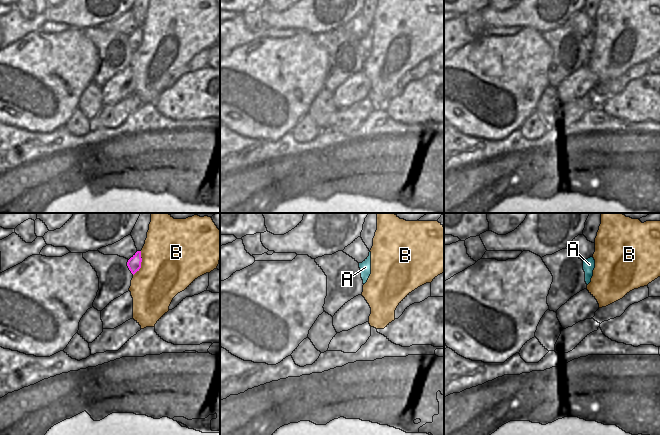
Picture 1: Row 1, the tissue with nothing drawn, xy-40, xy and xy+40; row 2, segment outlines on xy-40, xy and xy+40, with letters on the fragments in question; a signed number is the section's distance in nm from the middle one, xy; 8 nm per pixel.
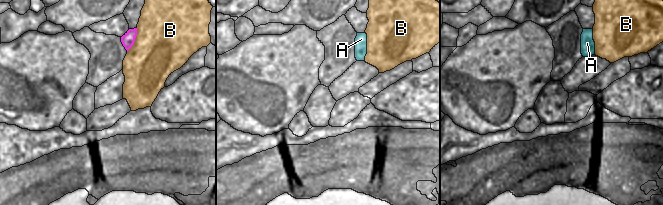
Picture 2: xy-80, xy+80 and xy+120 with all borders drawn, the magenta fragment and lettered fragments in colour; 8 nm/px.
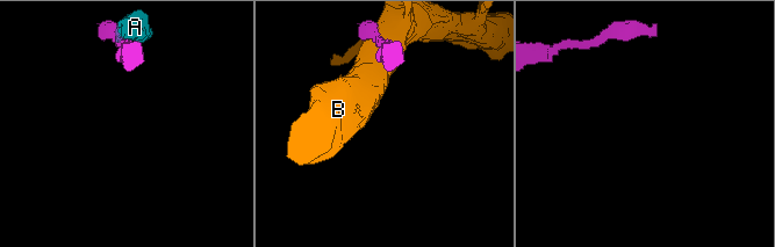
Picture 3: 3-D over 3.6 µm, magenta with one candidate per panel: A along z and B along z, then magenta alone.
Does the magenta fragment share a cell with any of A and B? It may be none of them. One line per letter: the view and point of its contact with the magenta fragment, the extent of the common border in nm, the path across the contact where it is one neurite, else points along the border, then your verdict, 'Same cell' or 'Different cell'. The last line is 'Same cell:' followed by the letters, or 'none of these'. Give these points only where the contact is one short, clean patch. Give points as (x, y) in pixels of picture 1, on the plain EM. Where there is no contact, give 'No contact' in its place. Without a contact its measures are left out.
A: No contact. Same cell
B: Touches magenta at xy-40 (140, 39). Shared border 220 nm. Different cell
Same cell: A.

